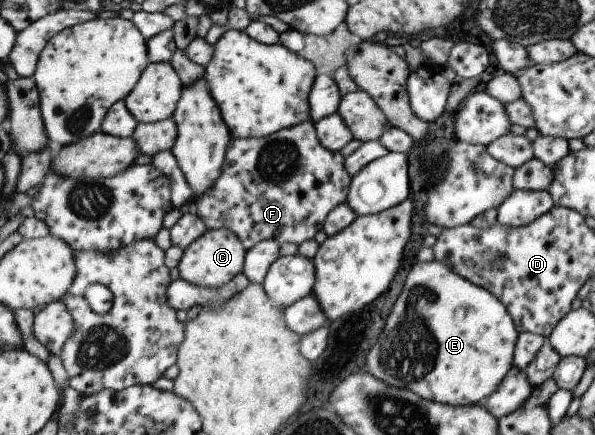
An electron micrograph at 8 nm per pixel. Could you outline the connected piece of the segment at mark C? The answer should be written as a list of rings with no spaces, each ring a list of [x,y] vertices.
[[[209,230],[184,250],[184,256],[178,265],[180,279],[204,288],[220,288],[244,271],[247,256],[248,250],[244,242],[233,230]]]

